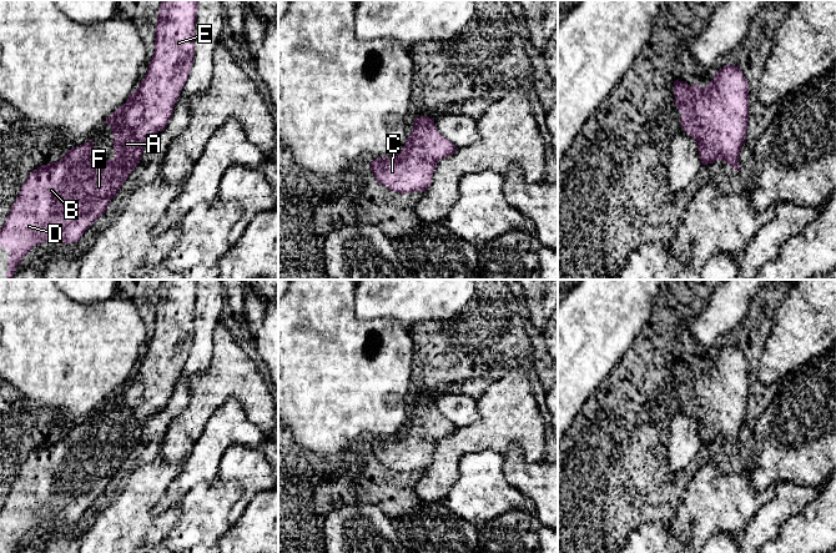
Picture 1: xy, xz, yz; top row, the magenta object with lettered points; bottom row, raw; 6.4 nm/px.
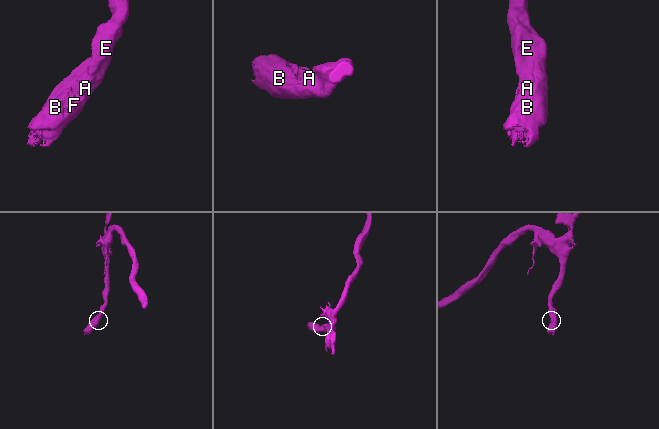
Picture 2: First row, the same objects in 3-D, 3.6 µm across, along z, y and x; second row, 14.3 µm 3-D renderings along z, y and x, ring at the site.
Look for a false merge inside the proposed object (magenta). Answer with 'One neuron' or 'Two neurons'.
One neuron

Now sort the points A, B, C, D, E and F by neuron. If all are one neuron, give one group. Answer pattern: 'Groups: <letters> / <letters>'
Groups: A B C D E F

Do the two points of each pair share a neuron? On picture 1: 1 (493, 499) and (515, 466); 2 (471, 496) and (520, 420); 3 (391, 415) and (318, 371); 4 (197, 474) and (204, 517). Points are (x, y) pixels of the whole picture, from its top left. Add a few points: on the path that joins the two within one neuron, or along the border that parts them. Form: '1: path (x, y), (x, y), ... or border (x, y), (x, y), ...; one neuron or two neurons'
1: border (503, 455), (504, 478), (528, 497); two neurons
2: border (469, 453), (494, 450), (503, 455); two neurons
3: path (373, 401), (349, 377), (336, 377); one neuron
4: border (217, 478), (211, 482), (196, 483), (179, 504); two neurons

